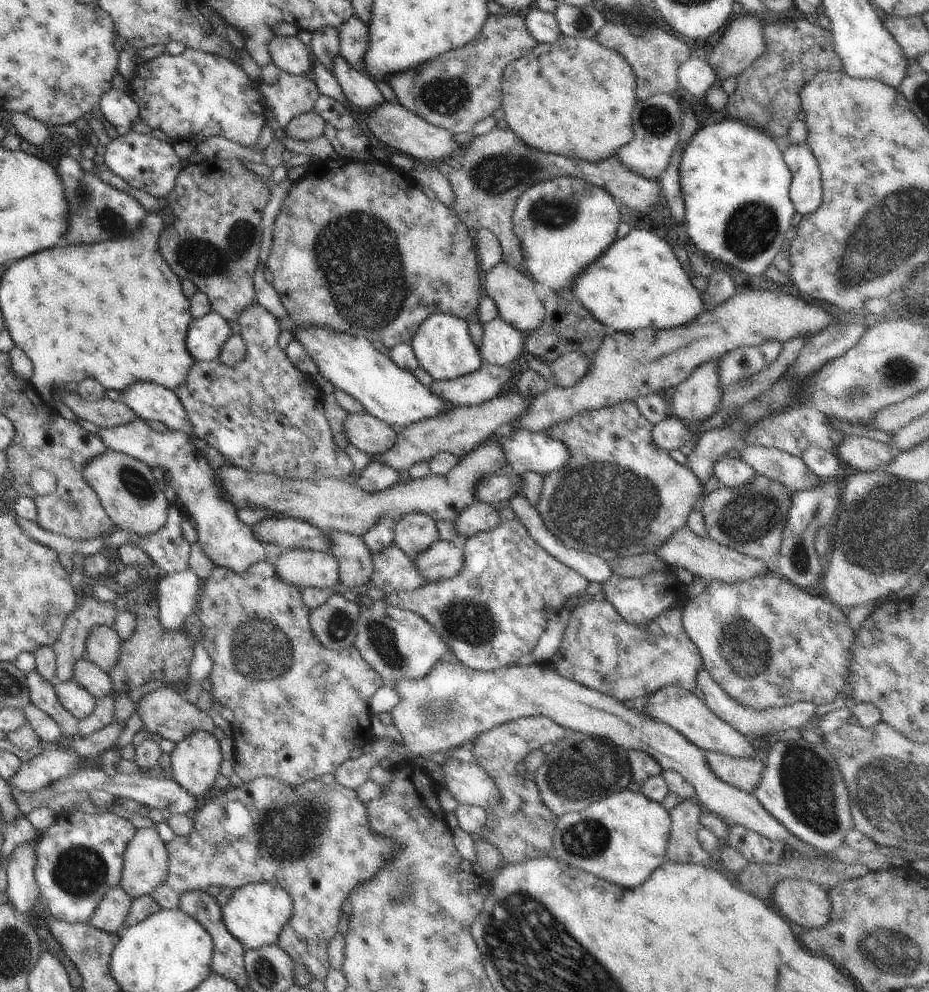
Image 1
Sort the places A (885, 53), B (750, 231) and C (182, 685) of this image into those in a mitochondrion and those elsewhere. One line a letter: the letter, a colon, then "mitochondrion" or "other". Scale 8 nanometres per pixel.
A: other
B: mitochondrion
C: other

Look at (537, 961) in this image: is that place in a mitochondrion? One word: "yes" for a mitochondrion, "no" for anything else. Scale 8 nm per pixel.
yes

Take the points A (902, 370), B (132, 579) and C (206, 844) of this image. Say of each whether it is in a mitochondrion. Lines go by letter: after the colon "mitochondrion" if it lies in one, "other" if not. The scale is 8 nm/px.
A: mitochondrion
B: other
C: other

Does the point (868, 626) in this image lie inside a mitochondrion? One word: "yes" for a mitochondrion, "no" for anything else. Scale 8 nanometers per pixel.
no

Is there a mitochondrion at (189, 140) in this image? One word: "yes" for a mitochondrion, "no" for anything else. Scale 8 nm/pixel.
no

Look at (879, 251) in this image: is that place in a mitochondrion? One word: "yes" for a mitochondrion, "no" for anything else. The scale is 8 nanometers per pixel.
yes

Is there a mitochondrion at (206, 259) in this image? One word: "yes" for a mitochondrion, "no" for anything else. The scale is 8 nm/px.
yes

